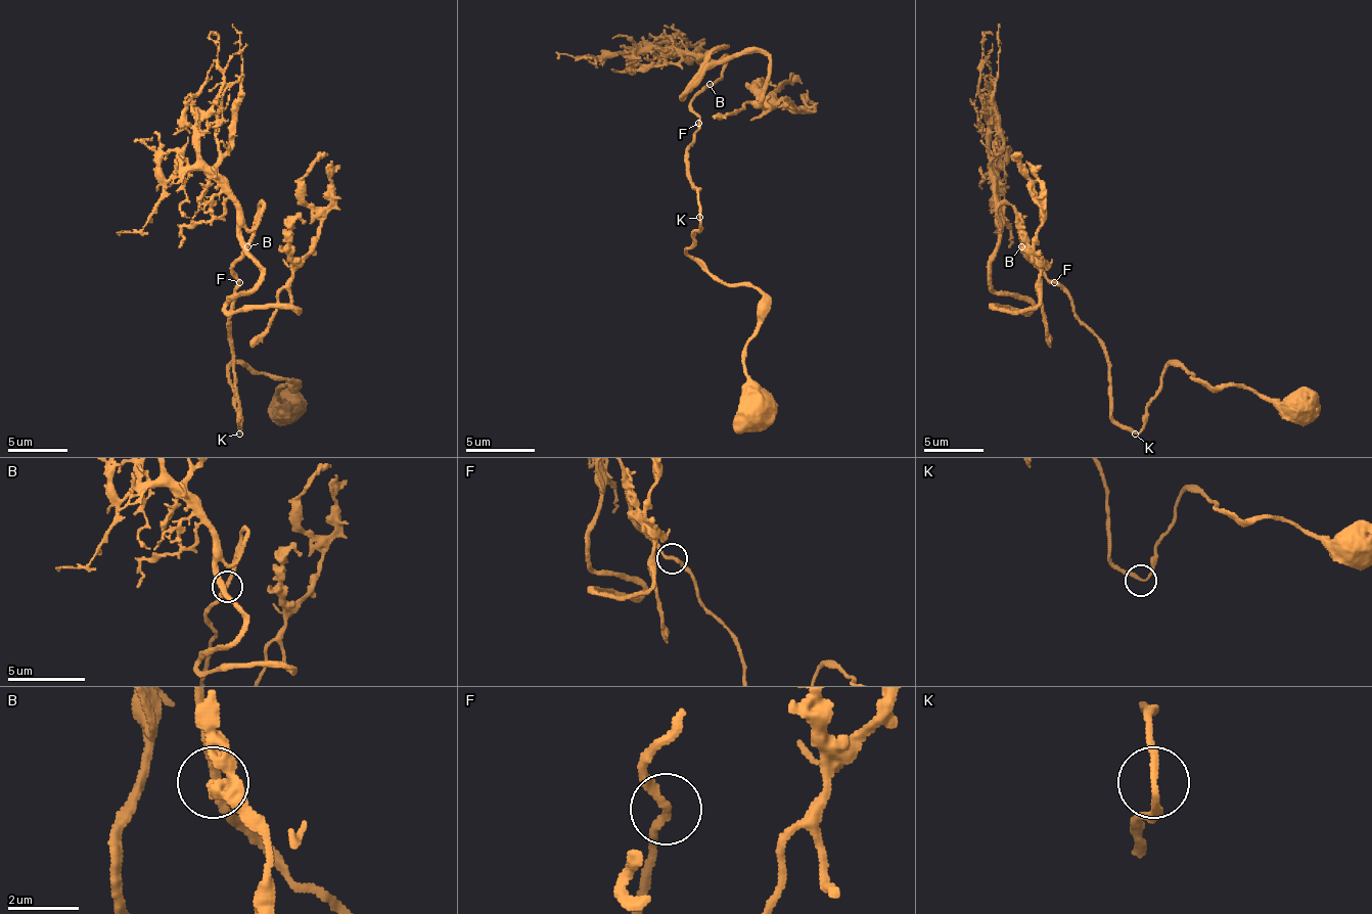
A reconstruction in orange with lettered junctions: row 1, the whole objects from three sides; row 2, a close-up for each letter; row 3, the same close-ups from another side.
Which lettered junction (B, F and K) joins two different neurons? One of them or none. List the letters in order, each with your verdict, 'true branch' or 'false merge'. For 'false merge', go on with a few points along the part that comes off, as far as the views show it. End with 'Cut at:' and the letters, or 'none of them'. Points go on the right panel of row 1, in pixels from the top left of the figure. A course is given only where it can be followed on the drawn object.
B: true branch
F: true branch
K: true branch
Cut at: none of them

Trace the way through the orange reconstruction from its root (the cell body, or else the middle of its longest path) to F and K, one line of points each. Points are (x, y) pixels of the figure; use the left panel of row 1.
F: (245, 246), (245, 256), (233, 267), (239, 282)
K: (245, 246), (245, 256), (233, 267), (239, 288), (230, 315), (239, 433)

